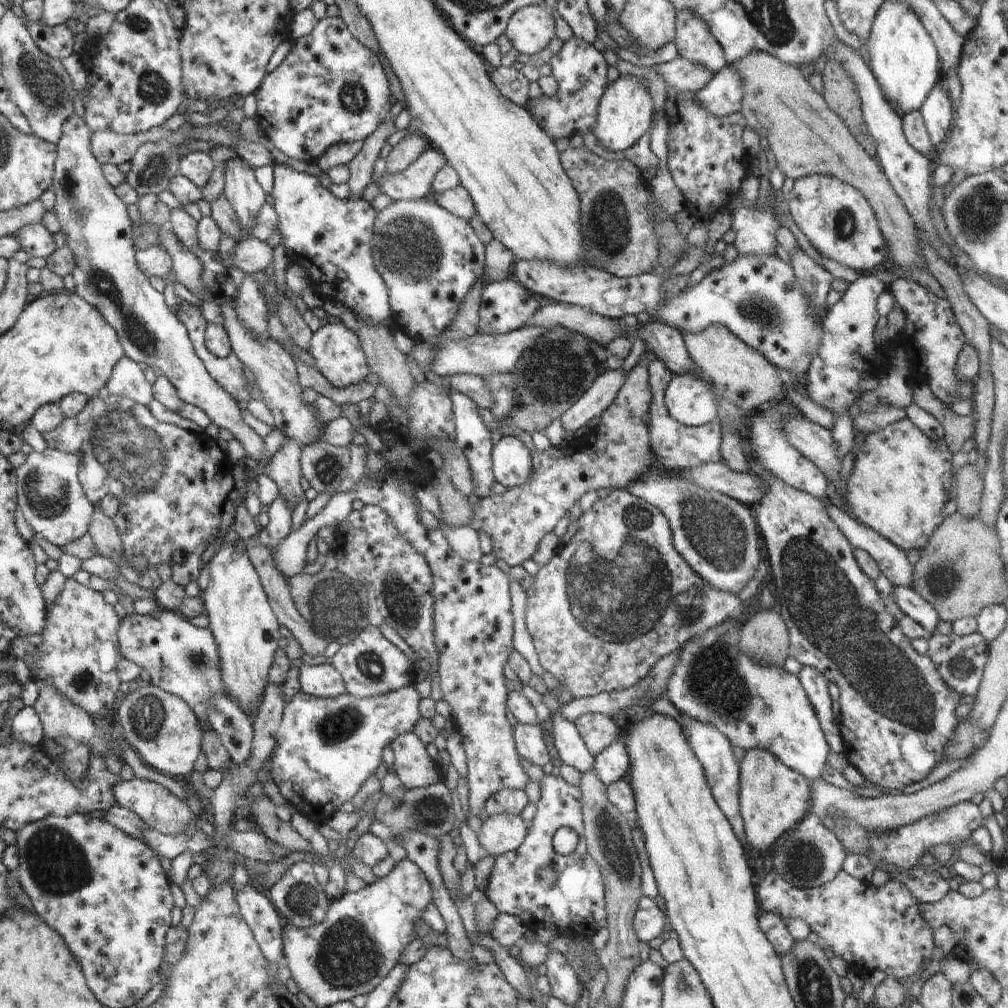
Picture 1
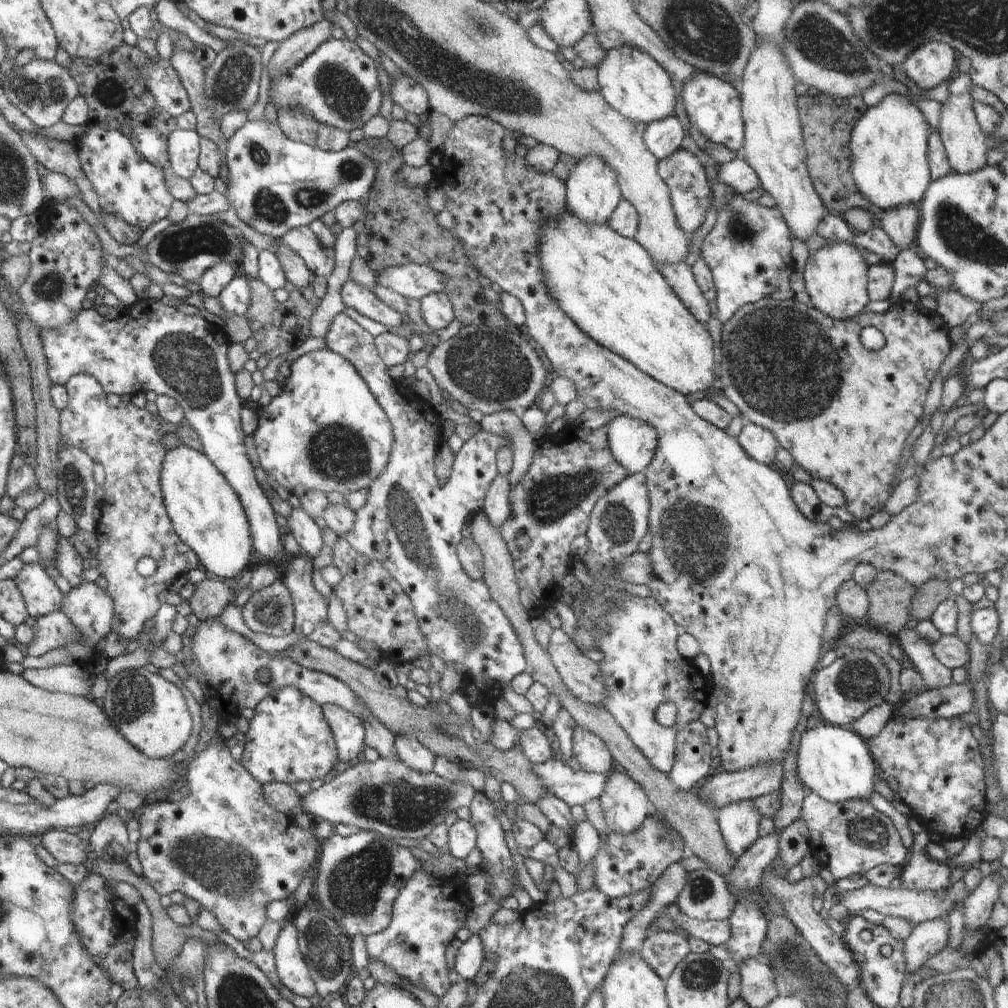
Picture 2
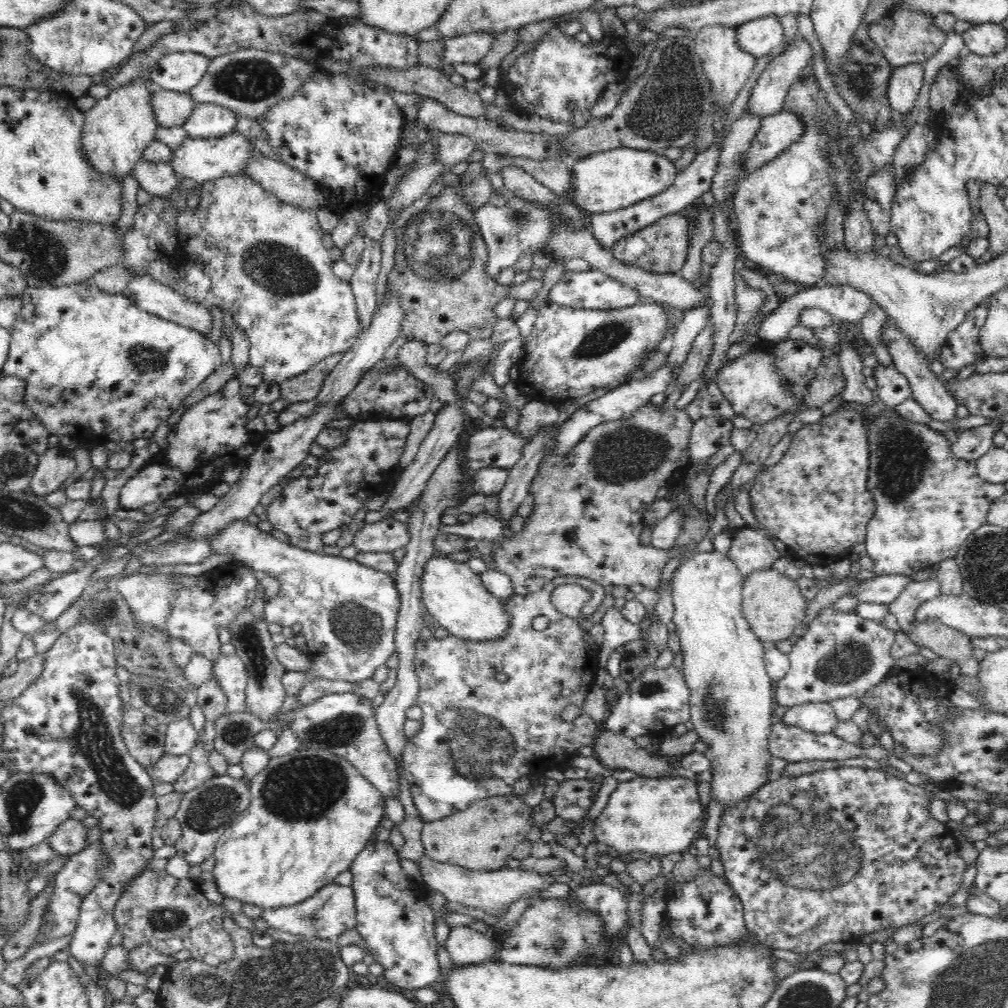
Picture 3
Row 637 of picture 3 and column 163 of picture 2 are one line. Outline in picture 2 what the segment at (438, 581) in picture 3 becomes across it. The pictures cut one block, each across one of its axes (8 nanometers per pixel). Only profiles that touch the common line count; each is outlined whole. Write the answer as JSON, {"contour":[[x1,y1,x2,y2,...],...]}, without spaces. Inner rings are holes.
{"contour":[[180,444,166,452,160,484,173,528,180,540,198,556,201,568,218,578,235,581,244,567,255,561,254,546,242,502,222,472,204,453]]}

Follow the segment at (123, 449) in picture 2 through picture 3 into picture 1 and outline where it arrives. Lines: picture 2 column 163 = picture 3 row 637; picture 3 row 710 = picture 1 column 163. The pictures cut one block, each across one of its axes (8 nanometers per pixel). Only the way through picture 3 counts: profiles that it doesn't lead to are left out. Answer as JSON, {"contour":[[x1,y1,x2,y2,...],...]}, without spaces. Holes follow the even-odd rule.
{"contour":[[96,395,88,400,87,405,82,409,81,413,78,413,73,417,65,417,64,420,54,430,43,433,44,440,46,440,48,448,56,449,65,453,73,454,77,456,80,461,80,468,78,468,78,480,80,481,81,487,85,492,85,495,94,503,98,504,106,495,112,495,119,500,118,512,111,518,116,525,117,531,120,533,120,538,123,544,123,553,125,554,125,562,123,566,119,568,120,574,128,580,138,584,140,588,146,588,153,592,163,583,156,573,156,566,160,562,168,564,172,569,172,582,178,584,178,586,185,586,194,580,196,582,198,575,200,574,200,564,202,564,202,554,210,544,214,544,216,540,223,538,224,528,220,524,222,522,222,508,228,499,228,494,235,489,234,479,232,478,232,469,234,464,230,461,225,451,218,447,218,441,215,441,204,433,195,433,189,431,177,425,170,423,159,422,150,413,150,409,143,404,137,403,132,399,121,397,118,395,110,395,104,398],[174,552,182,552,184,554,184,563,177,563,172,559],[133,556,144,556,146,558,146,569,143,572,139,572,136,567,132,567,128,564,128,560]]}

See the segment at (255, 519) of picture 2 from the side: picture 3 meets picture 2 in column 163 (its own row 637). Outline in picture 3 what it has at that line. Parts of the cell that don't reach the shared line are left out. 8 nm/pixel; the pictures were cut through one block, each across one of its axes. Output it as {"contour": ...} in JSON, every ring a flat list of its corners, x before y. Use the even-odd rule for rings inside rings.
{"contour":[[248,520,234,522,232,526,216,533,216,536,210,536,206,542,214,549,214,553,230,555,246,567,254,571,262,570,280,582,279,594,265,603,265,620,268,623,274,622,279,627,301,624,301,635,307,642,306,653,311,656,312,662,309,671,284,673,282,684,286,694,298,697,302,687,317,677,354,683,372,679,376,669,386,665,394,654,397,616,401,605,394,576,365,566,361,558,347,560,340,556,325,556,280,542,270,533,262,532,256,524,250,524]]}

